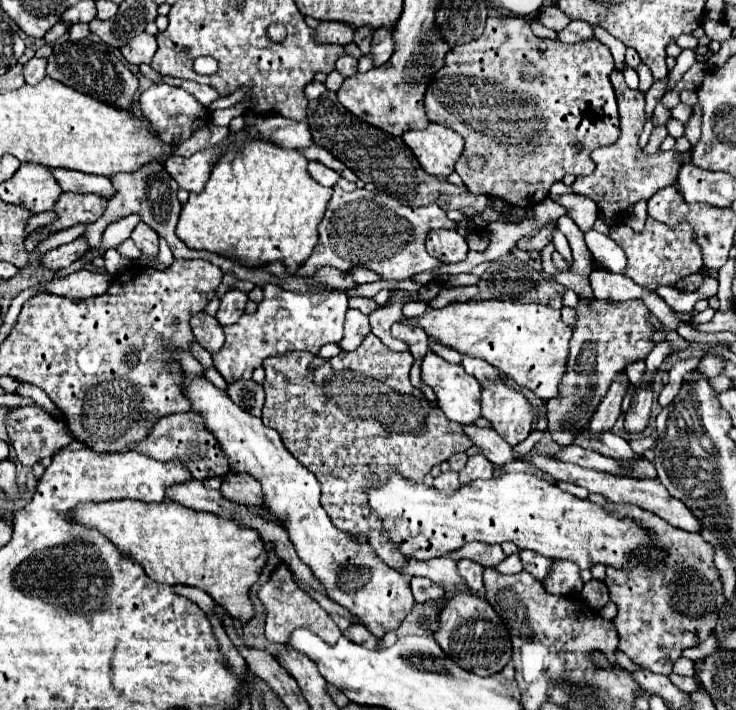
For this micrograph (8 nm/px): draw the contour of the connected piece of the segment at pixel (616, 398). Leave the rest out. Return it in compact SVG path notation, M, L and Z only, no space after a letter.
M621 370L619 374L615 374L615 380L613 380L607 396L599 404L595 416L589 424L591 432L607 432L613 428L613 424L621 416L621 402L627 396L627 388L629 388L629 378L627 378L625 370Z

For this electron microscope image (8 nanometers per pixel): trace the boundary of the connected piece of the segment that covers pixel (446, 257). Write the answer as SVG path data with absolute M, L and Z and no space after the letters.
M431 230L425 244L427 252L445 264L461 262L469 252L467 240L457 230Z

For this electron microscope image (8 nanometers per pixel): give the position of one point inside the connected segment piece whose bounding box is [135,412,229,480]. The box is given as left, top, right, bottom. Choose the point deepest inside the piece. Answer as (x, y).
(183, 435)

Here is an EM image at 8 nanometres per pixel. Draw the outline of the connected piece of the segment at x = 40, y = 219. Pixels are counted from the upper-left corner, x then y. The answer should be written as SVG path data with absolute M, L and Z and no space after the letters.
M43 212L43 214L37 214L37 216L31 216L29 224L27 224L27 234L31 234L35 228L41 228L41 226L47 226L55 220L55 212Z

